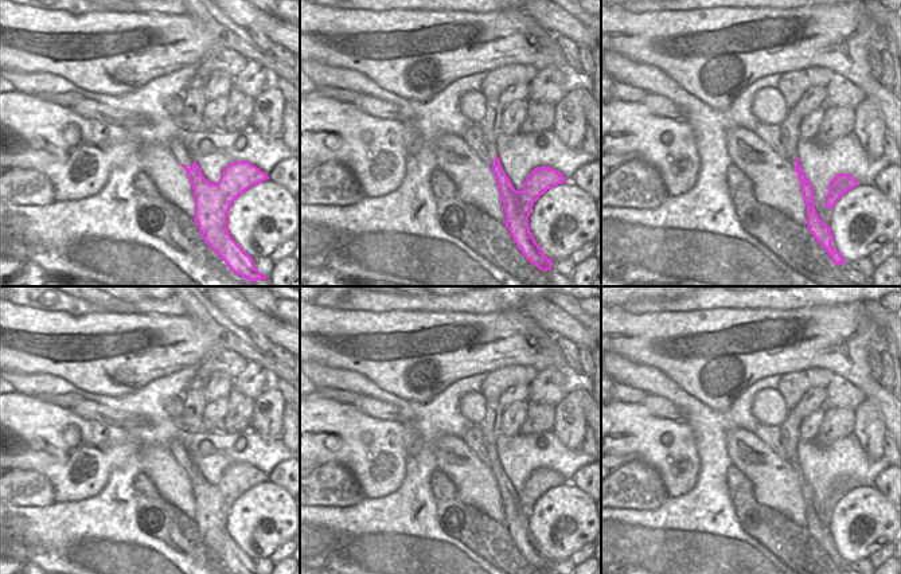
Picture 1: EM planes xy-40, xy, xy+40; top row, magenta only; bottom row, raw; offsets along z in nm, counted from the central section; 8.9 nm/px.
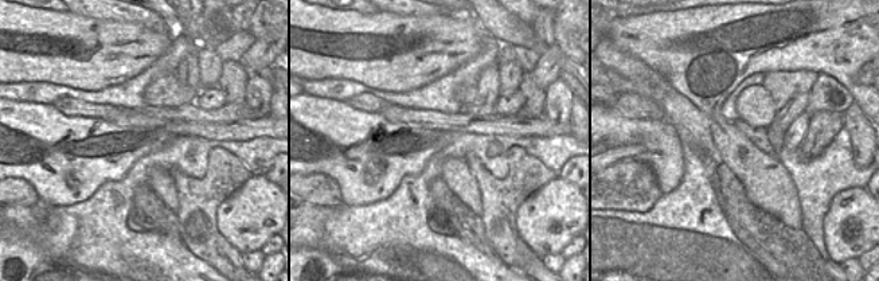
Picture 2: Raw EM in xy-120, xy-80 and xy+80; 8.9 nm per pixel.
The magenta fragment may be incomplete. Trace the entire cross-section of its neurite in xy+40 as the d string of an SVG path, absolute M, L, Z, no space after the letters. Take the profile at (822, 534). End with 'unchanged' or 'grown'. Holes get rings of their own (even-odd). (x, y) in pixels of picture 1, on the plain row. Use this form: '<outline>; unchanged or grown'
M788 410L788 415L783 425L780 426L781 432L781 444L784 445L788 456L789 464L793 466L795 472L797 473L799 483L801 485L801 493L804 499L804 505L807 508L807 526L810 532L812 534L814 539L826 550L830 555L831 561L836 567L840 565L846 565L842 559L840 554L831 547L834 542L834 536L831 534L830 527L827 527L818 516L815 511L815 501L814 501L814 489L810 485L808 480L804 477L801 472L801 466L797 458L797 441L799 438L799 429L801 426L801 419L797 418L792 410Z; grown

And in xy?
M488 399L485 401L485 417L476 426L484 437L487 456L500 491L503 511L506 514L504 526L522 555L539 571L547 573L551 570L553 561L549 561L537 544L528 530L528 518L539 497L547 491L565 484L566 479L553 469L539 468L531 472L522 492L514 489L496 454L496 436L500 433L503 413L499 399Z; grown

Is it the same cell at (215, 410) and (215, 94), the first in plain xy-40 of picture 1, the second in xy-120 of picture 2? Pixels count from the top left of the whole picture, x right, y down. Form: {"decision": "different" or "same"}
{"decision": "same"}

